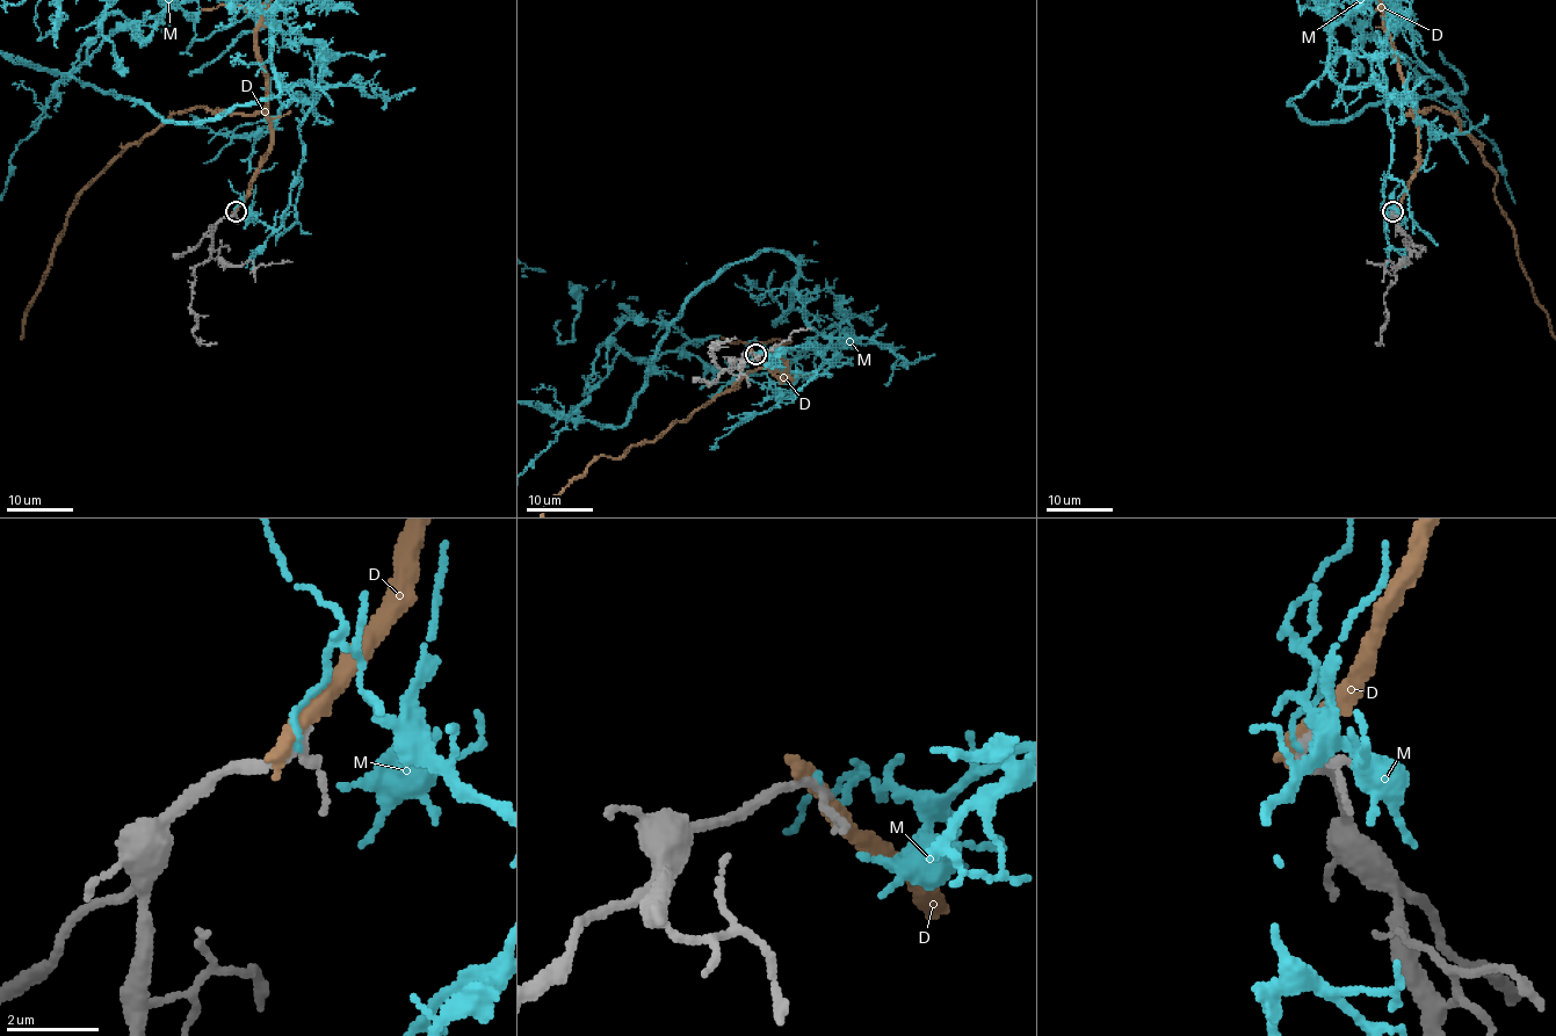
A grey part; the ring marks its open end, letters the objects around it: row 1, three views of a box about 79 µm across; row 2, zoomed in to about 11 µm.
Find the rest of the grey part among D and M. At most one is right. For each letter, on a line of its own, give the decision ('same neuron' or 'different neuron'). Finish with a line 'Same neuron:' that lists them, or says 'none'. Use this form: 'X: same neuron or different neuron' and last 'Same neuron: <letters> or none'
D: different neuron
M: different neuron
Same neuron: none

